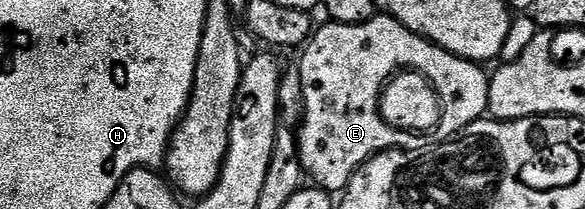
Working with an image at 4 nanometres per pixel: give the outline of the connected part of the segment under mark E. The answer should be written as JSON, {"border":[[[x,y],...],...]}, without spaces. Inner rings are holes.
{"border":[[[375,16],[363,24],[339,24],[326,21],[326,26],[316,31],[304,47],[305,55],[301,58],[299,69],[303,76],[303,100],[305,101],[305,117],[301,119],[299,133],[296,135],[297,155],[301,159],[301,168],[306,175],[314,178],[316,185],[330,192],[344,192],[353,179],[353,173],[364,162],[381,154],[384,150],[428,150],[431,140],[423,140],[423,144],[415,142],[413,136],[397,134],[387,130],[385,124],[377,116],[377,92],[379,86],[391,88],[403,76],[421,78],[427,88],[439,88],[445,104],[445,122],[441,134],[435,138],[435,146],[442,142],[456,139],[472,122],[482,121],[489,108],[490,75],[484,74],[482,67],[466,58],[455,56],[426,38],[420,38],[411,32],[399,20],[388,16]]]}

